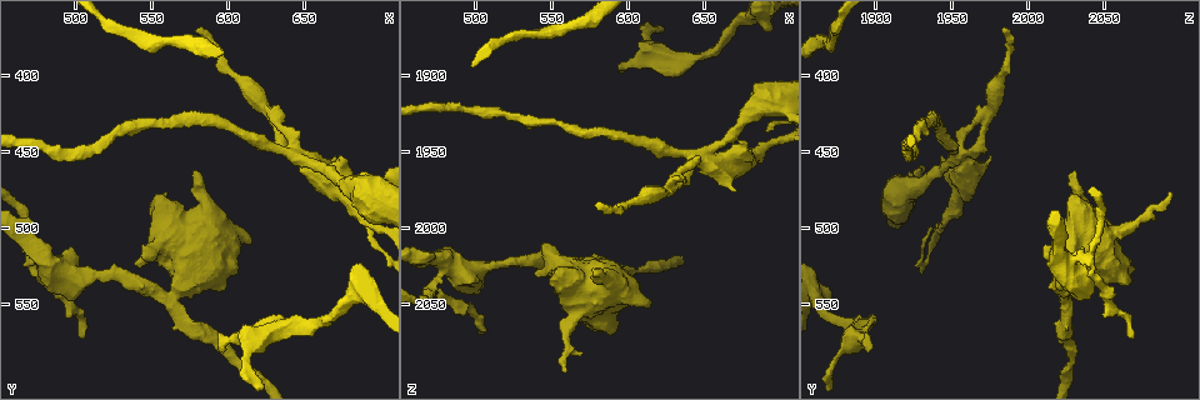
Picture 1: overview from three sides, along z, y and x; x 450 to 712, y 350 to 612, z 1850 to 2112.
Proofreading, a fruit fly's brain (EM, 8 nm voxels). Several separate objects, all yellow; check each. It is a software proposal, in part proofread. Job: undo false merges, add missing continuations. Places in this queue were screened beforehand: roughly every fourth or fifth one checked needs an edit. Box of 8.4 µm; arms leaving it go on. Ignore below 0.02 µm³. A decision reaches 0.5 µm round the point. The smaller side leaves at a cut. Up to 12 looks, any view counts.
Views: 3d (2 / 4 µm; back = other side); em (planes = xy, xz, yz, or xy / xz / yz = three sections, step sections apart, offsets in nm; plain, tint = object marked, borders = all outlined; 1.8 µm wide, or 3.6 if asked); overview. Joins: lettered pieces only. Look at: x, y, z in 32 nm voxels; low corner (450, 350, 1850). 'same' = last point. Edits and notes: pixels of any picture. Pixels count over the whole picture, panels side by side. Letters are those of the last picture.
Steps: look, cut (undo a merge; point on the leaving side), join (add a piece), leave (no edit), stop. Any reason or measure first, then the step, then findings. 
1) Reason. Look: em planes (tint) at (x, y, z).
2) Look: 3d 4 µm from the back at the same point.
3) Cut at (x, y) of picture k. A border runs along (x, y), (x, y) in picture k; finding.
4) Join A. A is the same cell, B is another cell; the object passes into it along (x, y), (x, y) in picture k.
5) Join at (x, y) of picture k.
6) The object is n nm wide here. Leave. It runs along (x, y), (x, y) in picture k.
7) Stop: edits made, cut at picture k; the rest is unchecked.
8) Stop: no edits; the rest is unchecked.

Thin neck. Look: em yz step 16 (borders) at (646, 454, 1954).

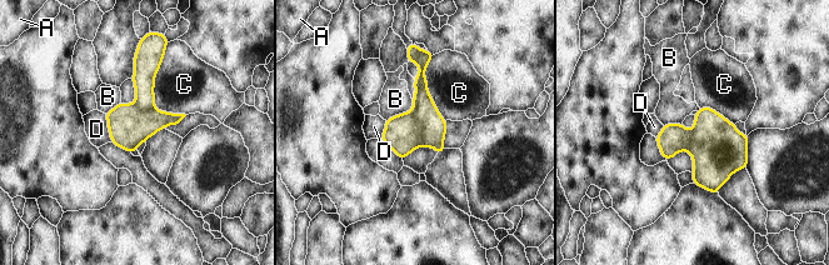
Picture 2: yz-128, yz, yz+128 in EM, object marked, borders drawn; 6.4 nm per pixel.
The object is 280 nm wide here. Cut at (434, 125) of picture 2. A, B, C and D are other cells; a border runs along (411, 111), (423, 130), (422, 145) in picture 2; a second neuron is stuck on.

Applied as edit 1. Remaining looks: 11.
Tapers out. Look: 3d 4 µm at (580, 370, 1986).

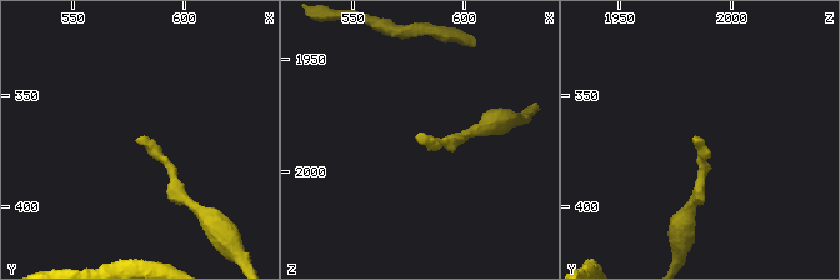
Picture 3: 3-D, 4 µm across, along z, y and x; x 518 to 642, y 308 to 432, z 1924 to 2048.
Look: em planes (borders) at (577, 370, 1985).

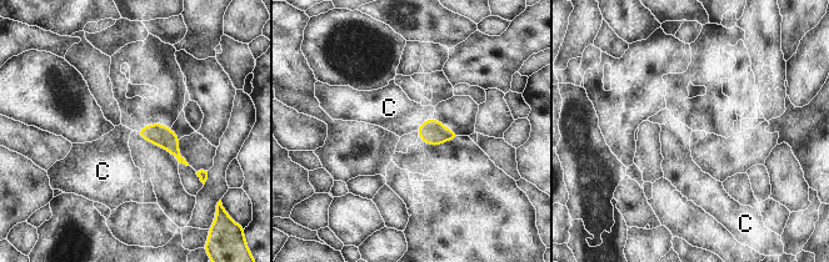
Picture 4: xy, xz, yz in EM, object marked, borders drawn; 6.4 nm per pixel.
The object is 130 nm wide here. Leave. C is another cell; none of them fits.

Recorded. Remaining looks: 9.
Tapers out. Look: 3d 4 µm at (558, 476, 2096).

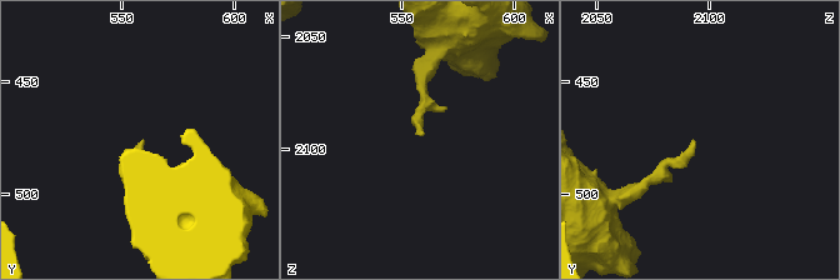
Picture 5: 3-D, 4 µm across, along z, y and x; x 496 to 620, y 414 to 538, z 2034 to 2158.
Shape alone is not enough. Look: em 3.6 µm xz step 4 (tint) at (559, 476, 2093).

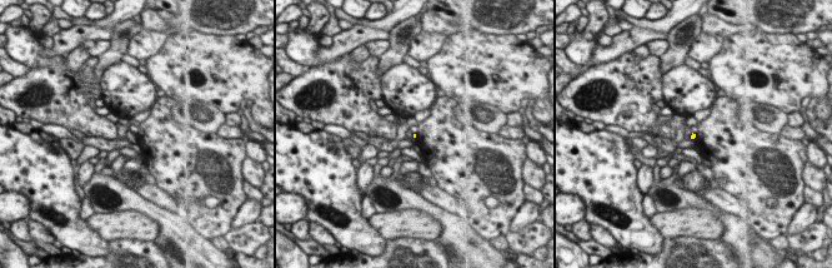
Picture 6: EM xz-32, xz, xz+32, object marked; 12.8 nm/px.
Look: em 3.6 µm planes (borders) at the same point.

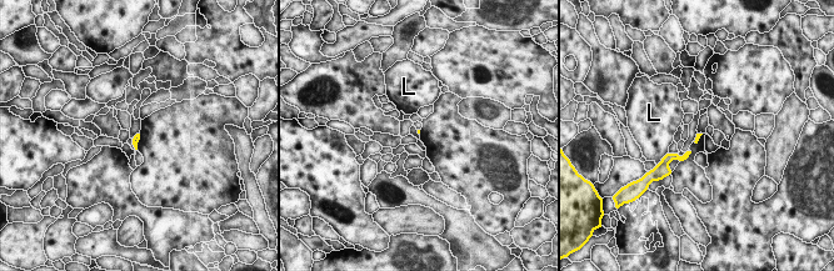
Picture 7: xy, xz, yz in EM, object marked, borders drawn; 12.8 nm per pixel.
Leave. L is another cell; a border runs along (668, 152), (663, 156) in picture 7; no lettered piece goes on from it.

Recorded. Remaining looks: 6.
Free end. Look: 3d 4 µm from the back at (504, 570, 2070).

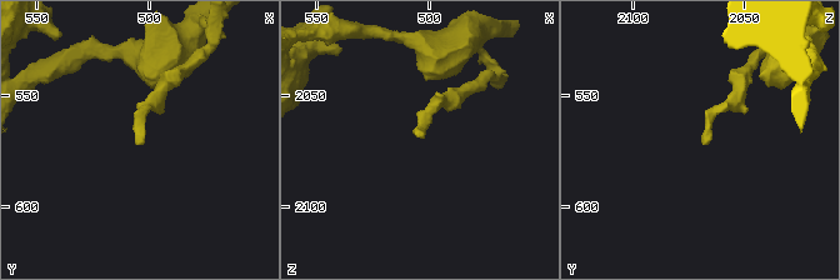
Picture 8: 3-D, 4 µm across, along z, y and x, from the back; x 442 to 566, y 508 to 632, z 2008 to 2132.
Look: em planes (borders) at (503, 572, 2069).

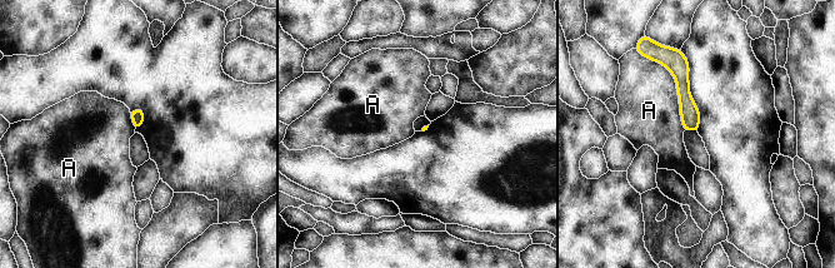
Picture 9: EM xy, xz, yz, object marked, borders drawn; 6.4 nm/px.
Leave. A is another cell; it runs along (679, 59), (684, 98), (694, 128) in picture 9; no lettered piece goes on from it.

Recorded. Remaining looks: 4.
Abrupt turn. Look: 3d 4 µm at (482, 522, 2024).

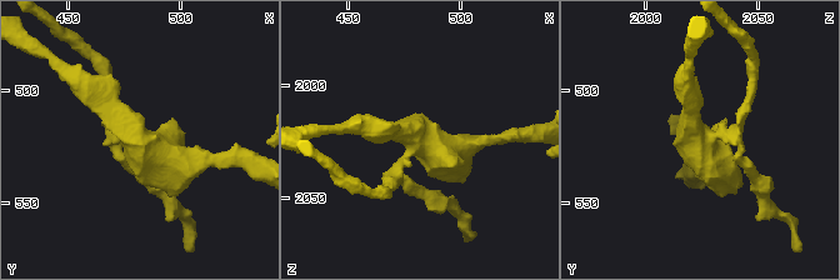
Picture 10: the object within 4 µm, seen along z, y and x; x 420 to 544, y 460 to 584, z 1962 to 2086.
Need the tissue. Look: em planes (tint) at (481, 522, 2026).

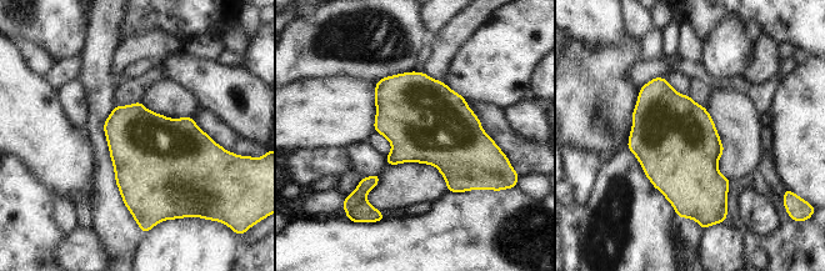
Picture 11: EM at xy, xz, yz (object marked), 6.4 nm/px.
See the neighbours. Look: em planes (borders) at the same point.

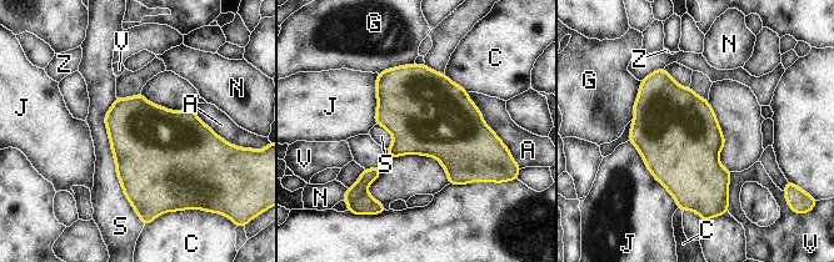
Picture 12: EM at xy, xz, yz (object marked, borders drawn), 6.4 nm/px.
Cut at (365, 203) of picture 12. A, C, G, J, N, S, V and Z are other cells; a border runs along (365, 191), (359, 195) in picture 12; two neurons meet here.

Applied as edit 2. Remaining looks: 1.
Stop: edits made, cut at picture 2, cut at picture 12; the rest is unchecked.

